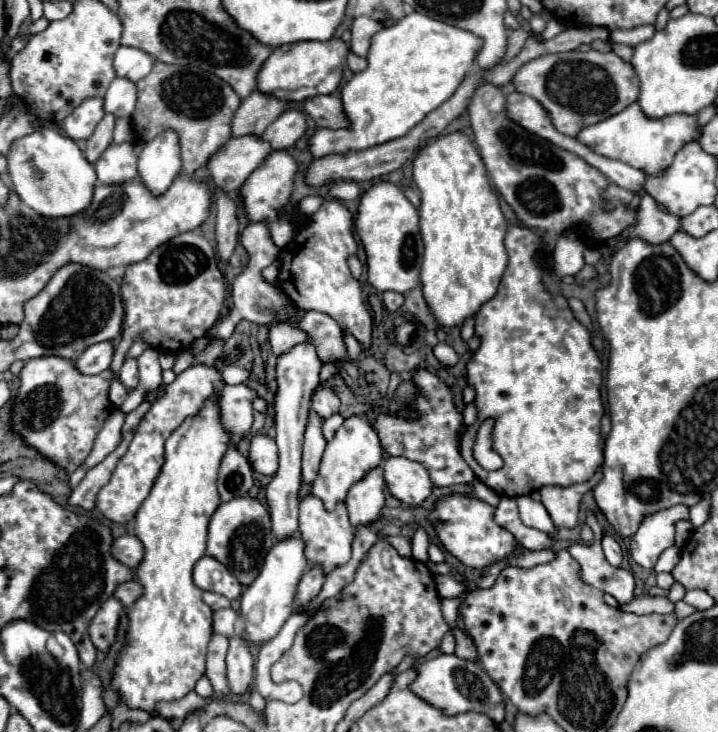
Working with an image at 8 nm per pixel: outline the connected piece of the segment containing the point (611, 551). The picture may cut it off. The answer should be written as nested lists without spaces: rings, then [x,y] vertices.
[[[605,535],[605,537],[603,537],[603,553],[605,553],[605,559],[607,559],[613,567],[621,567],[623,553],[621,553],[619,541],[617,541],[613,535]]]

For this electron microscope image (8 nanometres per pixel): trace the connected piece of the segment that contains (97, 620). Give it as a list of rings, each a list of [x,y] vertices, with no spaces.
[[[109,597],[101,605],[97,615],[93,617],[93,621],[89,625],[89,635],[91,635],[91,641],[97,649],[107,651],[109,645],[115,641],[115,629],[119,623],[121,609],[123,609],[123,605],[115,597]]]

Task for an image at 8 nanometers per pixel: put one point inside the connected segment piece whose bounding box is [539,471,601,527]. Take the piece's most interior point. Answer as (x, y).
(562, 503)

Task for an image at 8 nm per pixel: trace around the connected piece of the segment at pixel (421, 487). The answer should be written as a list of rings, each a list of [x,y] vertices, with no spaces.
[[[389,457],[383,463],[385,483],[393,497],[407,505],[421,505],[431,495],[431,481],[427,469],[405,457]]]

